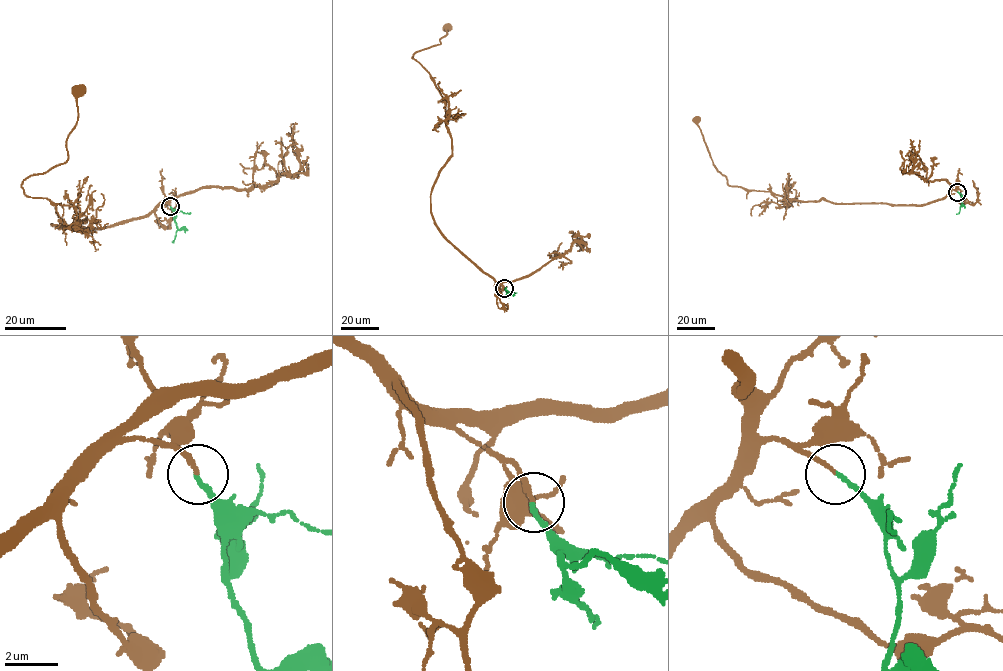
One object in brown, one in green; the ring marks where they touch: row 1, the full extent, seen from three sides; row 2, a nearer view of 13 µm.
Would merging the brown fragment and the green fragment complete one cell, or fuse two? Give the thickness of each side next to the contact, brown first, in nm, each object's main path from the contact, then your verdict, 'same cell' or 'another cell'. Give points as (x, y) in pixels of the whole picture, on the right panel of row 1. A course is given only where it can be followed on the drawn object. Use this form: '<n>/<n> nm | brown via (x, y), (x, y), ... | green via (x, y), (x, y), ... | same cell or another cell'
140/160 nm | brown via (957, 192), (925, 204), (892, 205), (798, 201), (732, 186), (713, 165), (696, 119) | green via (957, 192), (961, 202), (956, 214) | same cell

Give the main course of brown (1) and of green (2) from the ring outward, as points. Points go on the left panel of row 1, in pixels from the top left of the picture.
1: (170, 206), (99, 228), (59, 228), (52, 225), (86, 217), (25, 195), (28, 177), (68, 158), (75, 90)
2: (170, 206), (177, 229), (173, 242)

